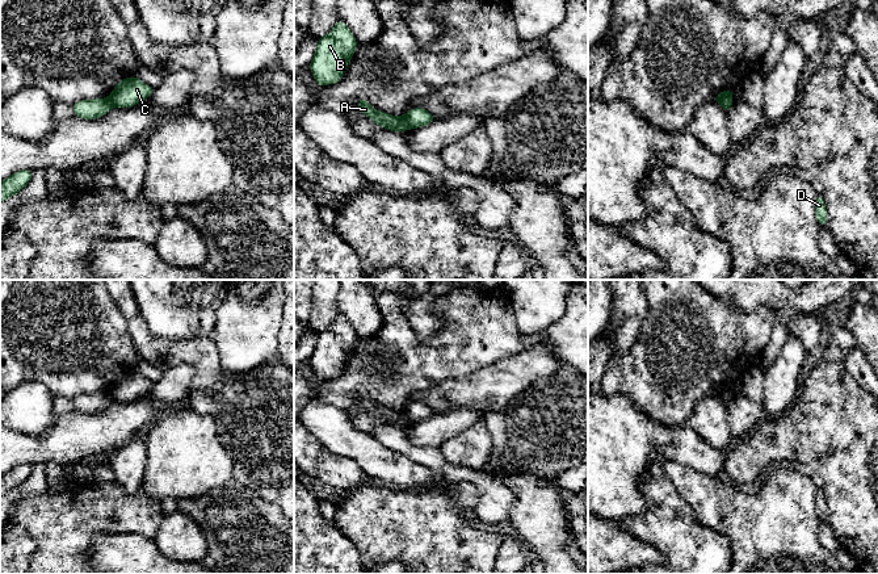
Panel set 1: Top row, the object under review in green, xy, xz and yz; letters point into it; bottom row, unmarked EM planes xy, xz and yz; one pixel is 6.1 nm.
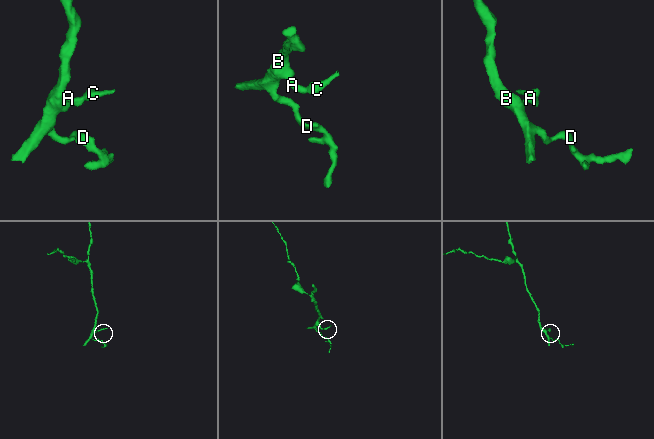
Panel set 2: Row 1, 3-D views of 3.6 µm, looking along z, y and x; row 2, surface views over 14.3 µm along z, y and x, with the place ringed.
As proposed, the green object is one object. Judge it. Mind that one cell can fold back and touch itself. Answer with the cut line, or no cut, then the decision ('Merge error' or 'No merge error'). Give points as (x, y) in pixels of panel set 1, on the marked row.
Split along xz (403, 116), (408, 128). Merge error

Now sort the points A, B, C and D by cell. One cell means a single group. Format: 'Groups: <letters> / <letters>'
Groups: A B D / C

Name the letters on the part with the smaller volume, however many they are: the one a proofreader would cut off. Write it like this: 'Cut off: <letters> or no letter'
Cut off: C

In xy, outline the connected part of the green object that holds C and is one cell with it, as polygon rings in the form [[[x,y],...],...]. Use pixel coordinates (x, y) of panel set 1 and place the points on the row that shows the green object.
[[[130,76],[119,80],[109,95],[109,99],[114,106],[126,109],[144,101],[154,91],[155,88],[143,83],[138,76]]]

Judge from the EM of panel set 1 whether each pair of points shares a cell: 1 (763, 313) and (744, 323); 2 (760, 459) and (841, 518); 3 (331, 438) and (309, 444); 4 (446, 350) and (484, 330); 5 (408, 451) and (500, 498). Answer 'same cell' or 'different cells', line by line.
1: same cell
2: same cell
3: different cells
4: same cell
5: same cell

